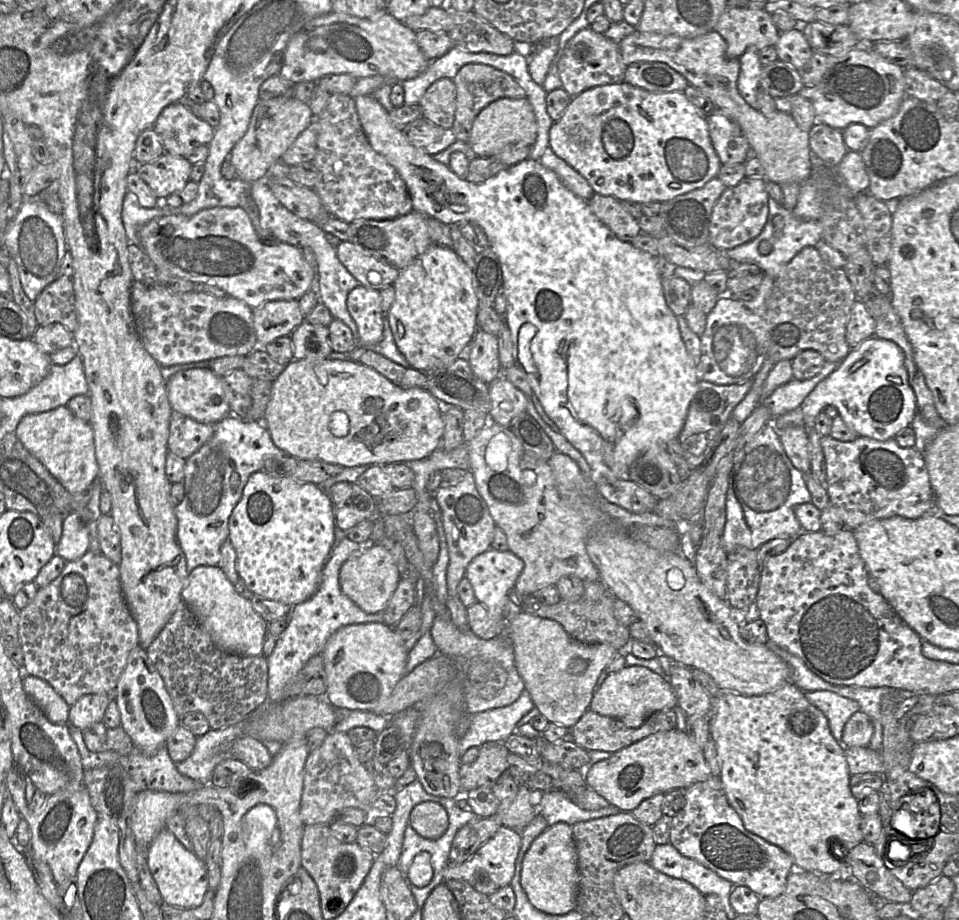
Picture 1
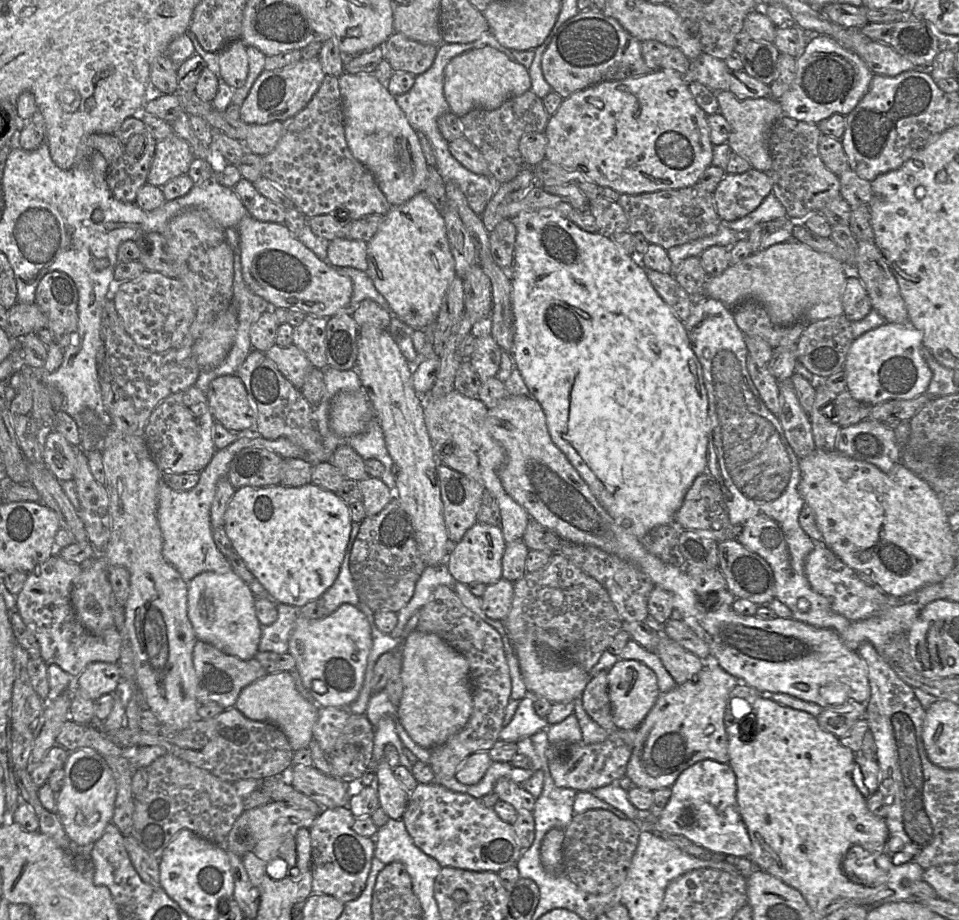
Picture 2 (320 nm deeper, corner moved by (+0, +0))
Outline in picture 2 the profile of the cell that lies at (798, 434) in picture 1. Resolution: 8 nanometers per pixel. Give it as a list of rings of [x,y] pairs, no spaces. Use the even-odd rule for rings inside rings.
[[[749,355],[748,370],[754,385],[767,408],[776,416],[781,414],[781,383],[771,374],[768,366],[757,365]]]

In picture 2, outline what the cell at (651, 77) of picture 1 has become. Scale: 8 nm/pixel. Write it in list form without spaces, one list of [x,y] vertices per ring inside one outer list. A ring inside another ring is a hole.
[[[656,40],[641,41],[641,54],[651,70],[672,70],[686,77],[690,60],[676,47]]]

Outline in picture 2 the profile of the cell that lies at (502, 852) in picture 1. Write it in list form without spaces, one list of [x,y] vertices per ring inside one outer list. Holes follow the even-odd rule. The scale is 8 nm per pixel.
[[[418,784],[410,792],[403,821],[415,845],[443,867],[495,872],[516,866],[522,850],[513,824],[499,818],[480,799],[436,784]]]

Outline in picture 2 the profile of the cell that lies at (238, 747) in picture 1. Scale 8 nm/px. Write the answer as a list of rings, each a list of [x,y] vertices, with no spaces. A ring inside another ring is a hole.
[[[292,766],[291,786],[324,809],[347,807],[351,799],[348,783],[327,776],[314,766]]]

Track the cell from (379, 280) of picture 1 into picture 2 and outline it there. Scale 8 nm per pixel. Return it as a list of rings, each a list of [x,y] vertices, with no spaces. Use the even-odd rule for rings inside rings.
[[[335,238],[329,241],[327,260],[334,267],[352,267],[366,272],[368,268],[367,242]]]

